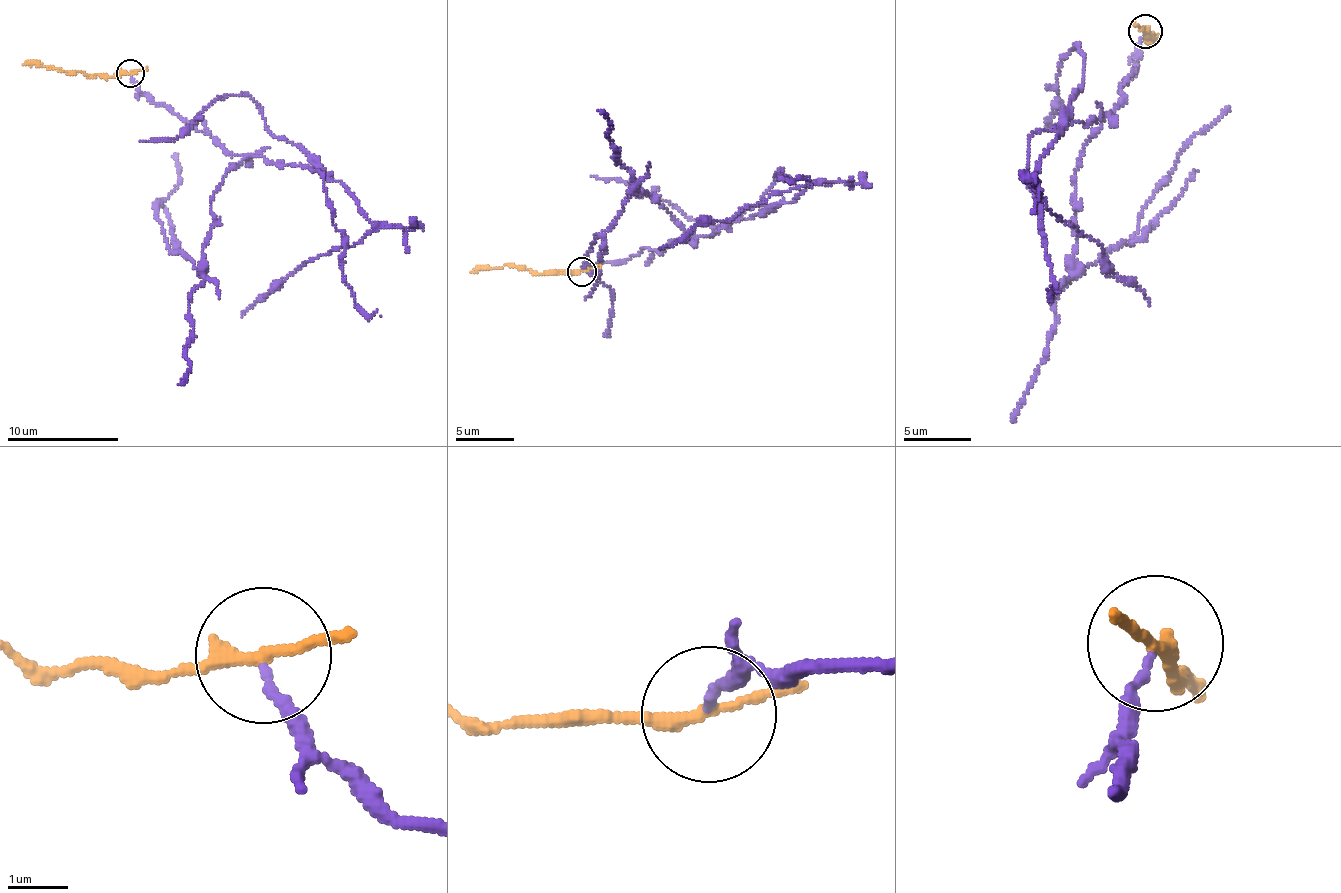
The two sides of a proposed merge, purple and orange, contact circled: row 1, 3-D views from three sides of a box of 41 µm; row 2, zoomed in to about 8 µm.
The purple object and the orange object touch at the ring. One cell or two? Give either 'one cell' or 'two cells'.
two cells

